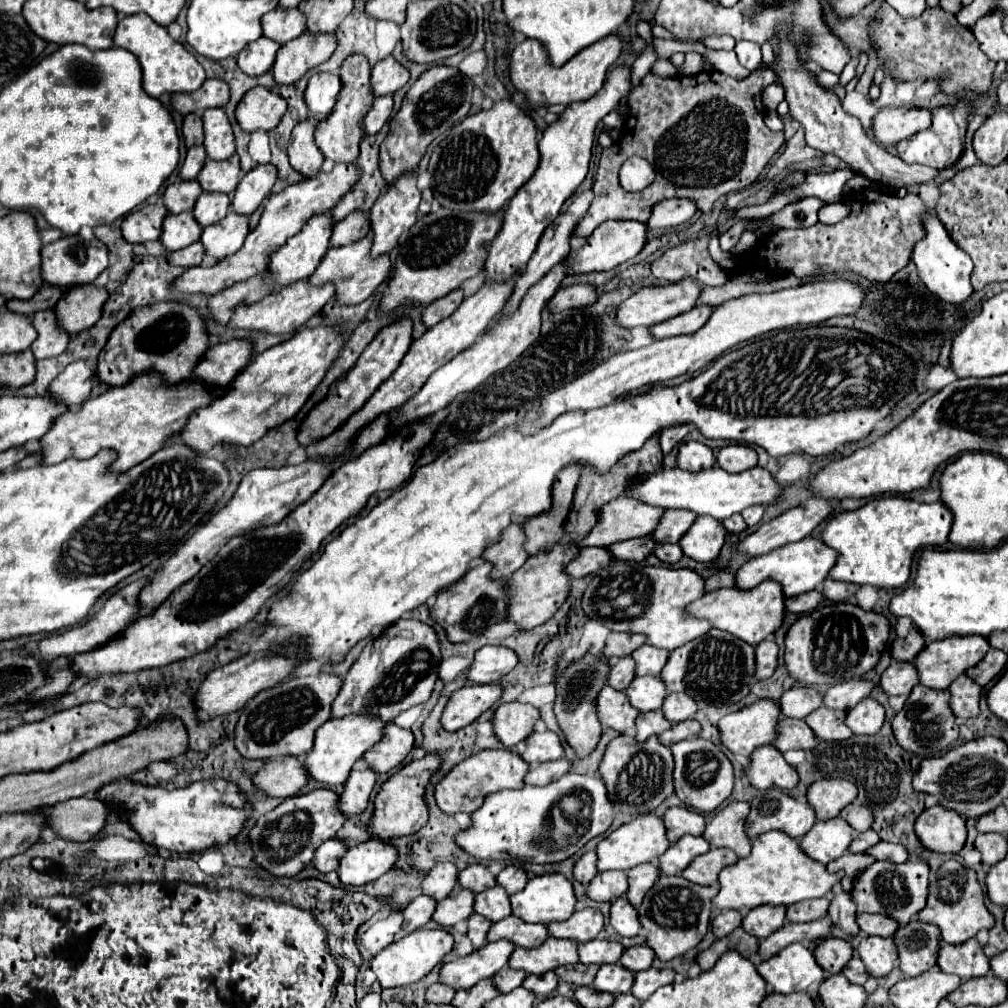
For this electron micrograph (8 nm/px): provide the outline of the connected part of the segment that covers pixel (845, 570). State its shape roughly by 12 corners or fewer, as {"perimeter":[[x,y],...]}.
{"perimeter":[[881,497],[833,515],[835,581],[903,587],[919,547],[945,545],[953,513]]}

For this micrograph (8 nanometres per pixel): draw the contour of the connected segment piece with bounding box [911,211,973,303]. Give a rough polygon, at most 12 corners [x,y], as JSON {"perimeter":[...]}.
{"perimeter":[[937,219],[911,259],[921,283],[947,303],[973,293],[973,261]]}

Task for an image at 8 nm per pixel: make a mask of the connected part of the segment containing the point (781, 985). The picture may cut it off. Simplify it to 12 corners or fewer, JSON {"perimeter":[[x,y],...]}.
{"perimeter":[[791,943],[757,971],[779,993],[823,981],[813,953]]}

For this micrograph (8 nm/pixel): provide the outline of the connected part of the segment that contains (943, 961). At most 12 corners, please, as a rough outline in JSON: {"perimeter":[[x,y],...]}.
{"perimeter":[[945,943],[937,965],[963,981],[991,971],[983,945]]}

